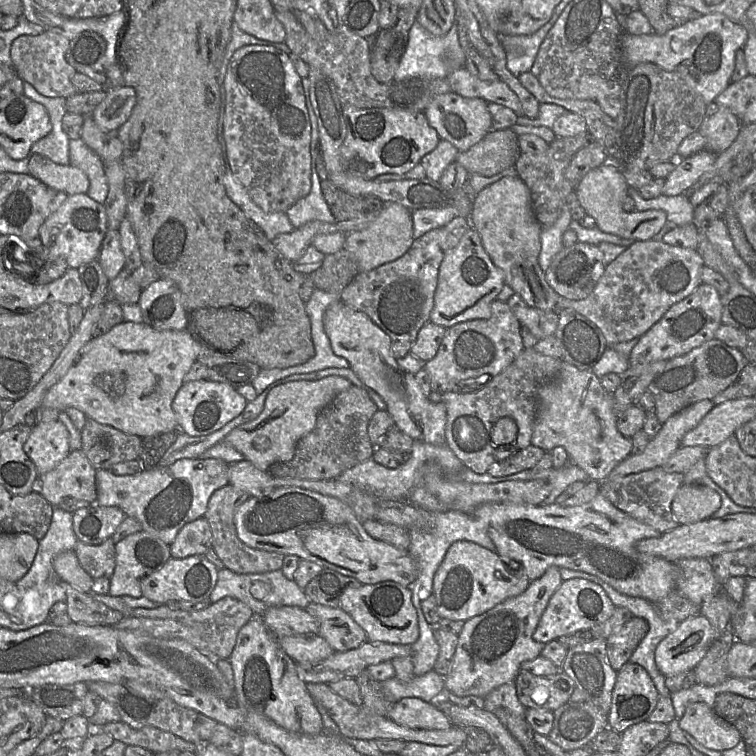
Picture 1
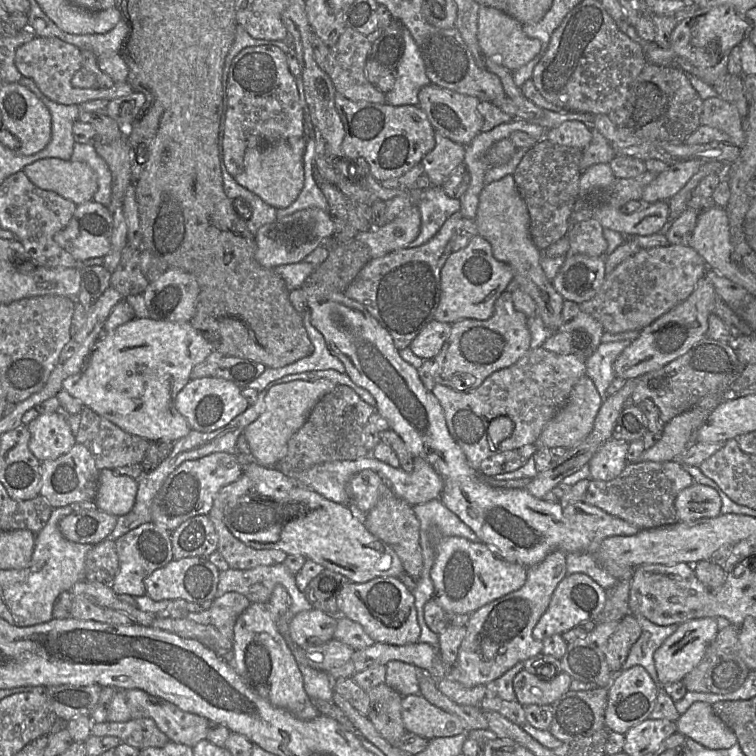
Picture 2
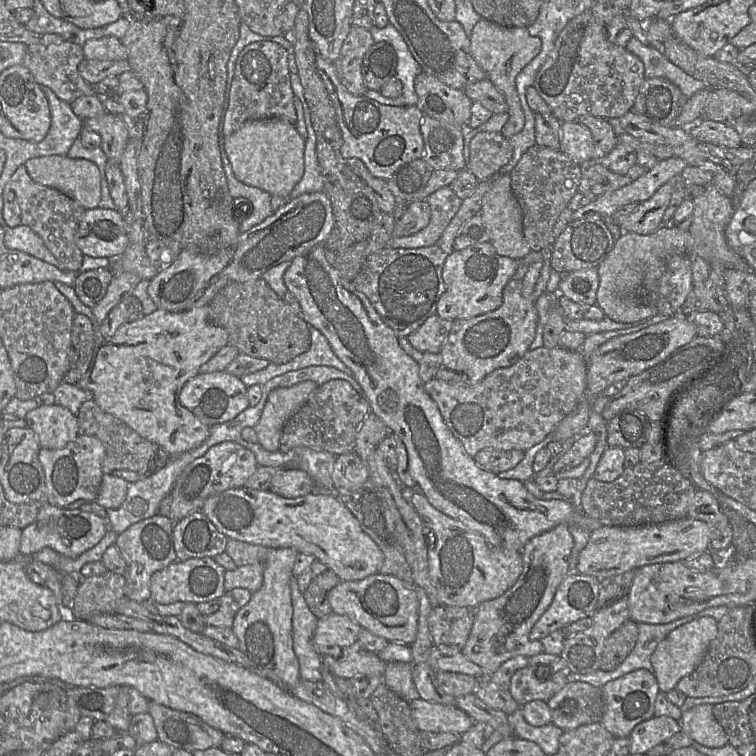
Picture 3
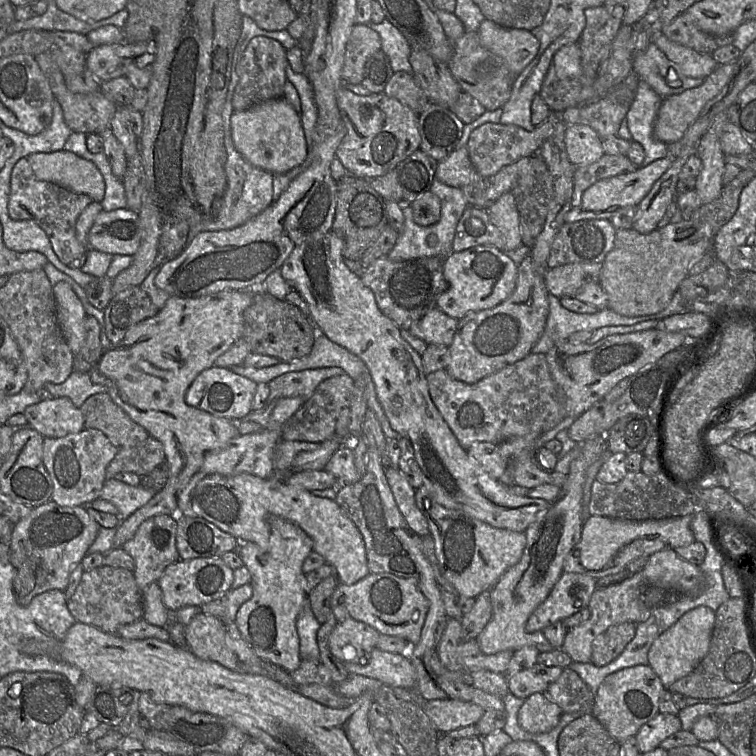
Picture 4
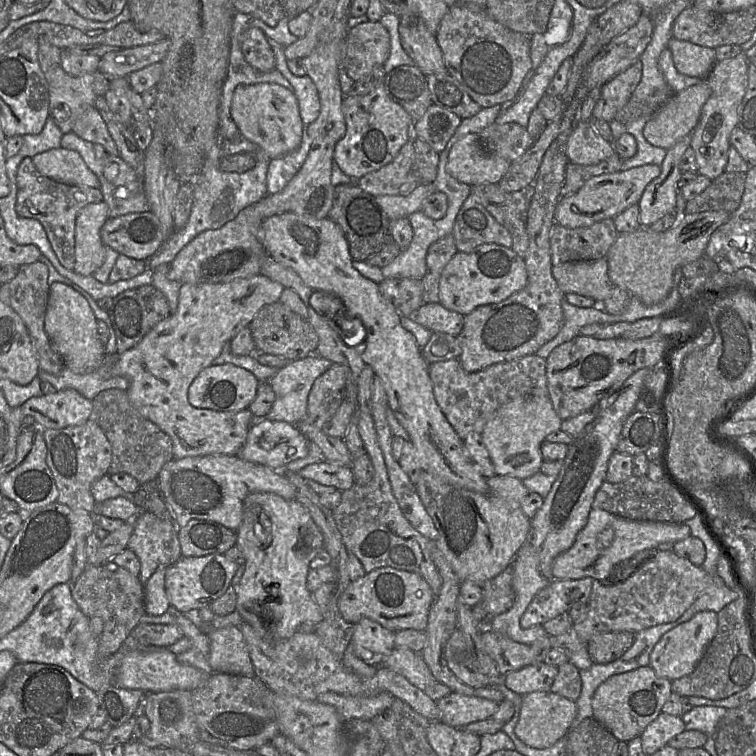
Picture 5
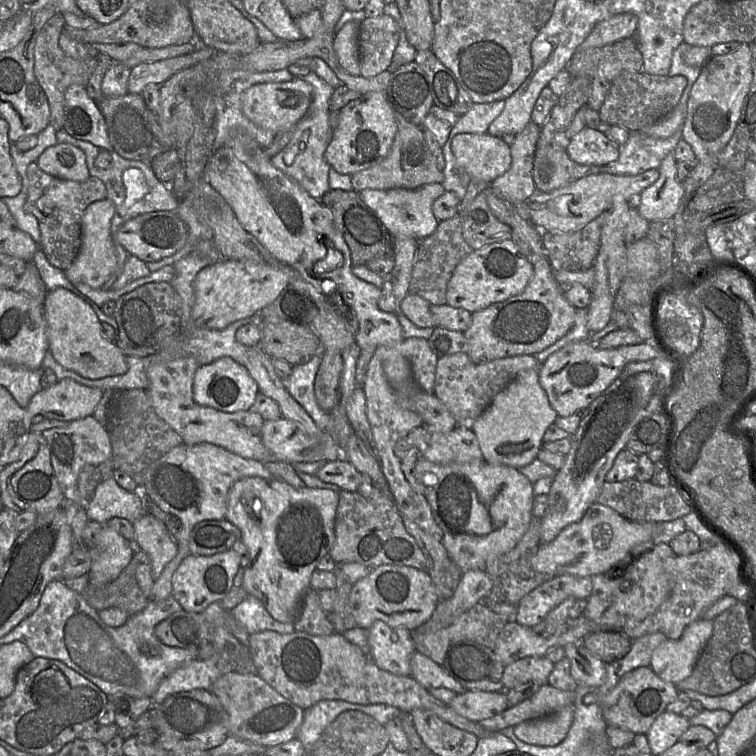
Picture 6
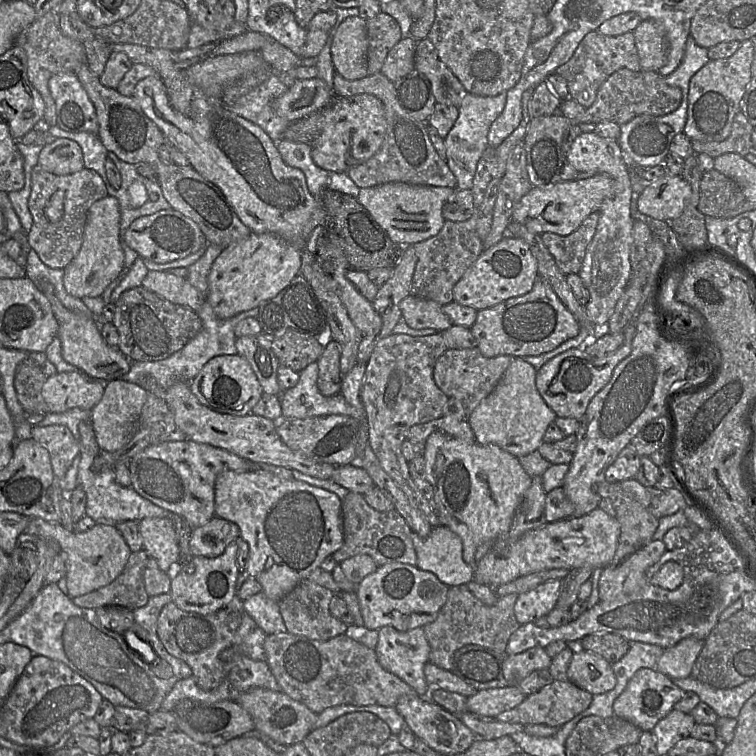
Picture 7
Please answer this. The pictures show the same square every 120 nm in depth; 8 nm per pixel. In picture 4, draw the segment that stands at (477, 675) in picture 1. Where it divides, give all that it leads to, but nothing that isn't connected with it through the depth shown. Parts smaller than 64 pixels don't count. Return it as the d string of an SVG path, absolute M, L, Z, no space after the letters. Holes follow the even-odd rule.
M608 433L591 436L578 443L579 455L571 461L567 479L558 497L547 509L539 512L525 531L526 546L521 559L510 567L490 590L492 617L476 640L485 654L501 651L517 651L523 647L535 647L540 653L555 648L542 631L528 633L526 622L533 611L547 598L563 573L563 564L574 546L580 541L583 521L581 518L583 486L587 469L603 454L608 455Z

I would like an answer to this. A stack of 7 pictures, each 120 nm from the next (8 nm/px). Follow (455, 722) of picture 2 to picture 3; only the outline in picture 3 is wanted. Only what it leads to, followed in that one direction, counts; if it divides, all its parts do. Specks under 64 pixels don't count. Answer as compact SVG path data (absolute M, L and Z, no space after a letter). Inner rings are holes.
M421 698L409 702L413 719L420 731L463 734L473 719L456 705L444 705Z

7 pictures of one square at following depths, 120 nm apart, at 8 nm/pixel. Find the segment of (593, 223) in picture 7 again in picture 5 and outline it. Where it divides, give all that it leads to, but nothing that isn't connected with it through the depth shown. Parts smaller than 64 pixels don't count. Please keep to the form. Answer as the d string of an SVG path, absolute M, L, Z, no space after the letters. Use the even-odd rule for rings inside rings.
M613 218L578 228L555 223L550 231L552 265L605 258L618 235Z

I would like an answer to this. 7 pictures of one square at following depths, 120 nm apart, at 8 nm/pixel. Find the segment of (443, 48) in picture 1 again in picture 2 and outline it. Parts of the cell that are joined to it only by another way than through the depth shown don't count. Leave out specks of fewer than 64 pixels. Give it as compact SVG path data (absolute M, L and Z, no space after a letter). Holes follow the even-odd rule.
M403 28L405 49L396 70L394 87L385 94L386 103L392 106L418 105L418 94L422 87L430 84L419 47L409 30Z

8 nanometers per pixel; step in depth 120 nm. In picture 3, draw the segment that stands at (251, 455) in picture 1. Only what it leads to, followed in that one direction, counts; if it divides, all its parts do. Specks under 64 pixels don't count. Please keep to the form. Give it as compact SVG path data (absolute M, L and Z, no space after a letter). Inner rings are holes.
M303 381L269 392L259 422L254 426L258 443L268 451L279 450L282 430L287 420L307 401L318 385Z

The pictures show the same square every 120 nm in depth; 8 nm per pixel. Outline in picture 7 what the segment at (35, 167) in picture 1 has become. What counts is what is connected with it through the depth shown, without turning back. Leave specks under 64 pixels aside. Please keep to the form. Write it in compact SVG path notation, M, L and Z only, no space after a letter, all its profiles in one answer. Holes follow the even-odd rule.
M67 138L55 139L43 146L38 165L55 175L69 175L84 168L81 147Z

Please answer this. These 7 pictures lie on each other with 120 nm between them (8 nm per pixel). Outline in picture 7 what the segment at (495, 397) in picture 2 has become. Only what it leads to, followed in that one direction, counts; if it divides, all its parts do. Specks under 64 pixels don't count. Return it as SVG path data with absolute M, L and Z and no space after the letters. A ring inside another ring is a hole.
M477 347L448 349L438 358L433 378L436 385L449 398L458 399L463 404L468 418L475 408L493 392L514 358L510 355L485 357Z

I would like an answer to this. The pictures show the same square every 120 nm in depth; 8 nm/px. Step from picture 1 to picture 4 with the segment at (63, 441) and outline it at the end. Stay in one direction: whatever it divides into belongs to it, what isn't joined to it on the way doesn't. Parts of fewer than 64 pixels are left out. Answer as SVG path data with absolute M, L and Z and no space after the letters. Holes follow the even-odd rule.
M68 397L42 400L23 412L30 426L44 438L61 438L78 433L84 427L84 416Z

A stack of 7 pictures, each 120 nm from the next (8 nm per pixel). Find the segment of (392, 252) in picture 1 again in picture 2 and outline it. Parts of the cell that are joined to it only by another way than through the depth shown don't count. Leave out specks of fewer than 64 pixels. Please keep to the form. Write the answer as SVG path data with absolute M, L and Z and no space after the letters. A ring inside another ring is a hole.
M417 205L404 208L393 220L380 227L361 232L356 237L365 244L371 258L407 248L419 235L421 214Z

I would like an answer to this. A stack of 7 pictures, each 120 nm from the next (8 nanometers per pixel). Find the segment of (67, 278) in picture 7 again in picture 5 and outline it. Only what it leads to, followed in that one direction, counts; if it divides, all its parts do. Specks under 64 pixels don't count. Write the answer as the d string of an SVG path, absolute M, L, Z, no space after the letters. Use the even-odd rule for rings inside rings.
M105 201L90 203L77 214L75 225L74 272L92 276L105 261L105 245L100 231L108 219L108 205Z

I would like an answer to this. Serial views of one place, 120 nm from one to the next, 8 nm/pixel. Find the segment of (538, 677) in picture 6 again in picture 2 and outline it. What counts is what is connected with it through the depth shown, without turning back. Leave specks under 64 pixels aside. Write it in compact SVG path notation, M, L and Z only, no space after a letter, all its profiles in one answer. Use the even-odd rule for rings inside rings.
M522 669L513 680L516 700L523 706L530 704L552 705L570 690L572 678L562 671L551 680L541 680Z

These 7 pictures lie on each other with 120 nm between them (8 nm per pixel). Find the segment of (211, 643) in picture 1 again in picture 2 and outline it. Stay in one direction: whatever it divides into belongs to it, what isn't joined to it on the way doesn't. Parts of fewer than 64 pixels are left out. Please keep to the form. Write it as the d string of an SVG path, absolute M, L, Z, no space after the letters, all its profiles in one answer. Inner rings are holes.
M227 592L215 598L210 609L197 613L189 612L187 619L199 624L212 625L223 636L234 641L235 623L250 604L251 602L243 594Z

